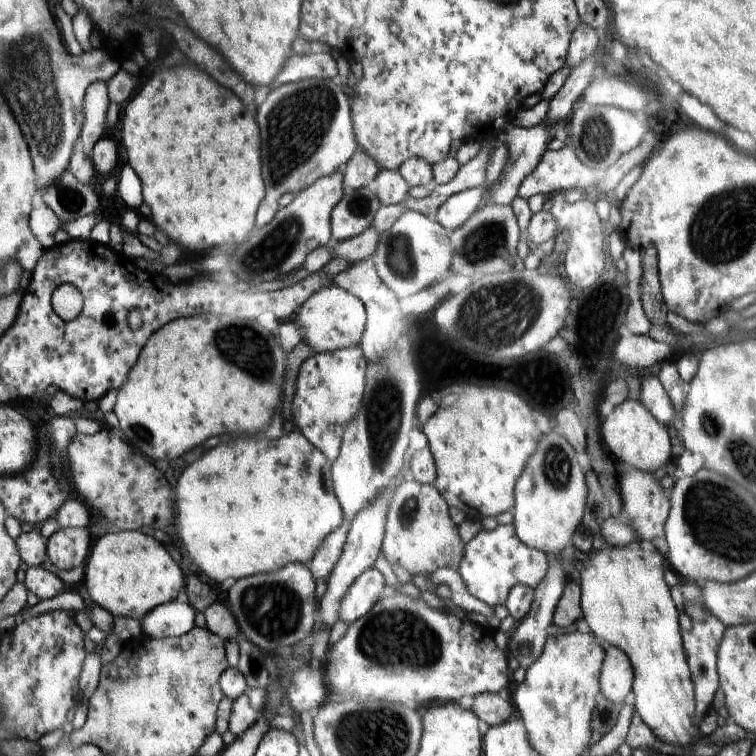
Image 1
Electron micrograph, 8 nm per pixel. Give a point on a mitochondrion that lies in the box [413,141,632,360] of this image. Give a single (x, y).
(504, 313)

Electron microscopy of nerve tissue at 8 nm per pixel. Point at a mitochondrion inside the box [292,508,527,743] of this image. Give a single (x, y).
(396, 637)

